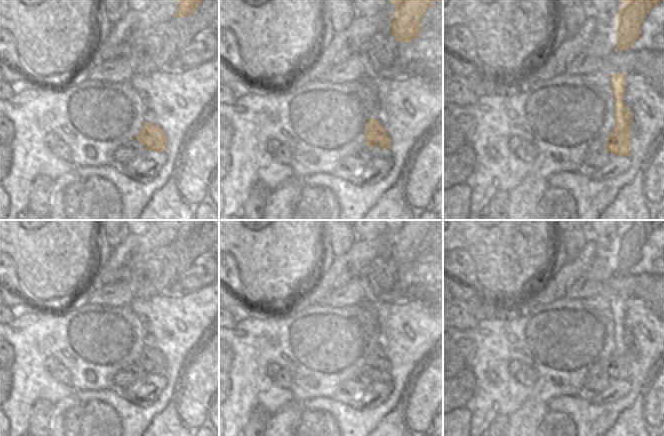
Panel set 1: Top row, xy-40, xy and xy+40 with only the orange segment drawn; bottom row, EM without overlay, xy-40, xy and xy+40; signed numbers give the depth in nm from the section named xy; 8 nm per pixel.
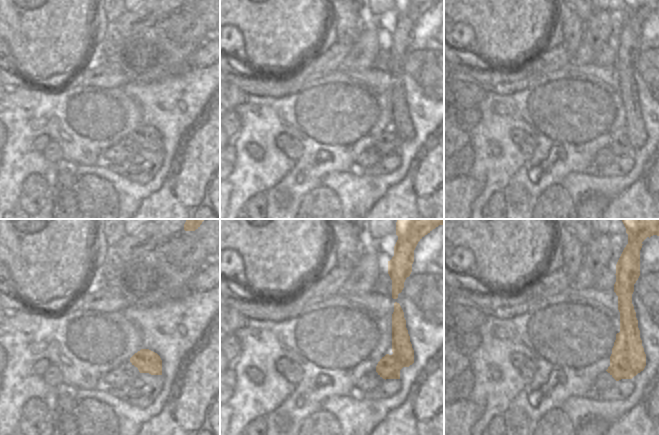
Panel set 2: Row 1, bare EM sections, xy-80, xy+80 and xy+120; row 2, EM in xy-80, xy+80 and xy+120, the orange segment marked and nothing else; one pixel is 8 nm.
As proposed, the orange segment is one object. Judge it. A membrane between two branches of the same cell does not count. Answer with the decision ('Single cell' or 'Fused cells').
Fused cells.

